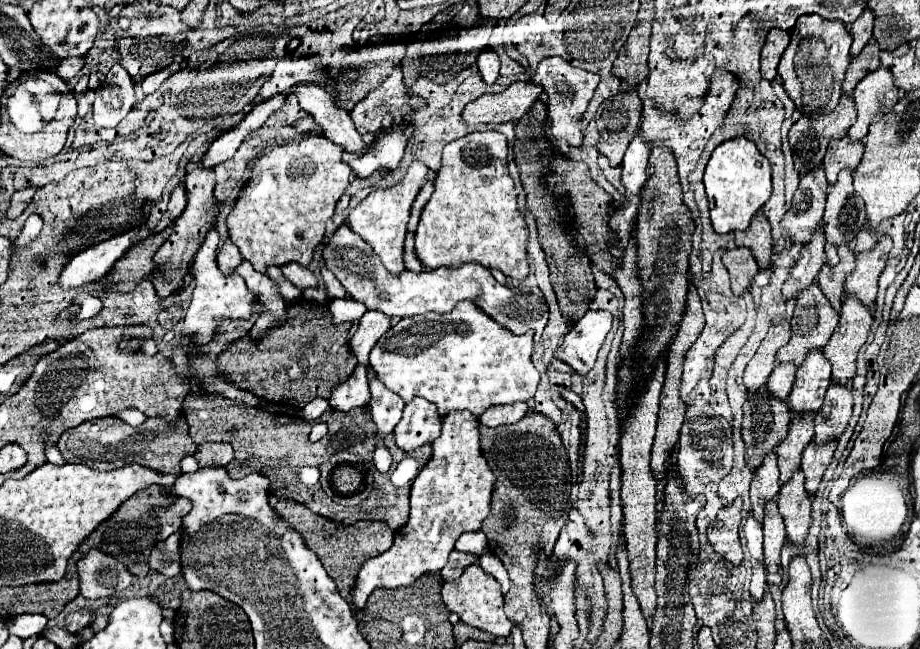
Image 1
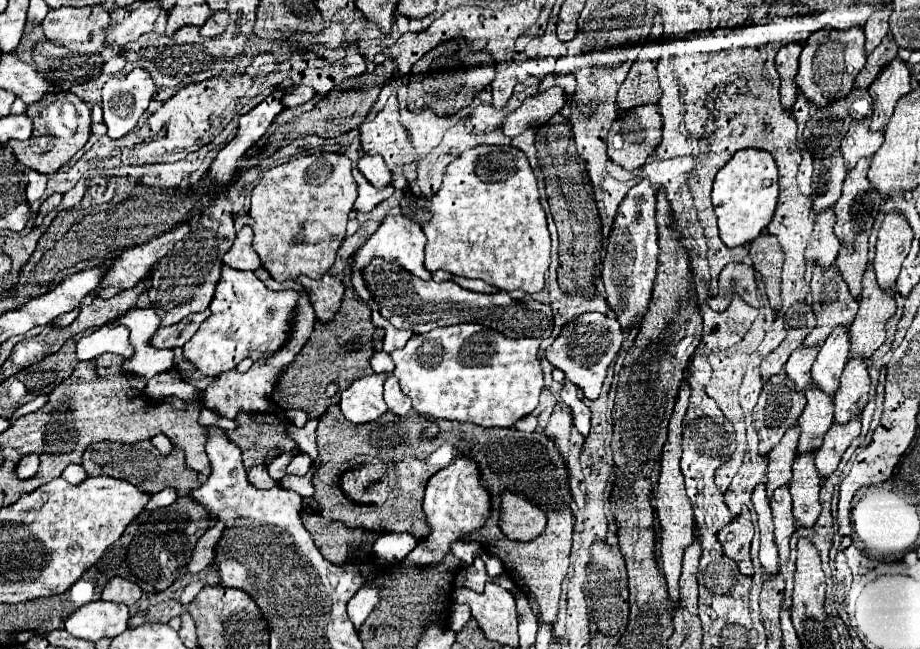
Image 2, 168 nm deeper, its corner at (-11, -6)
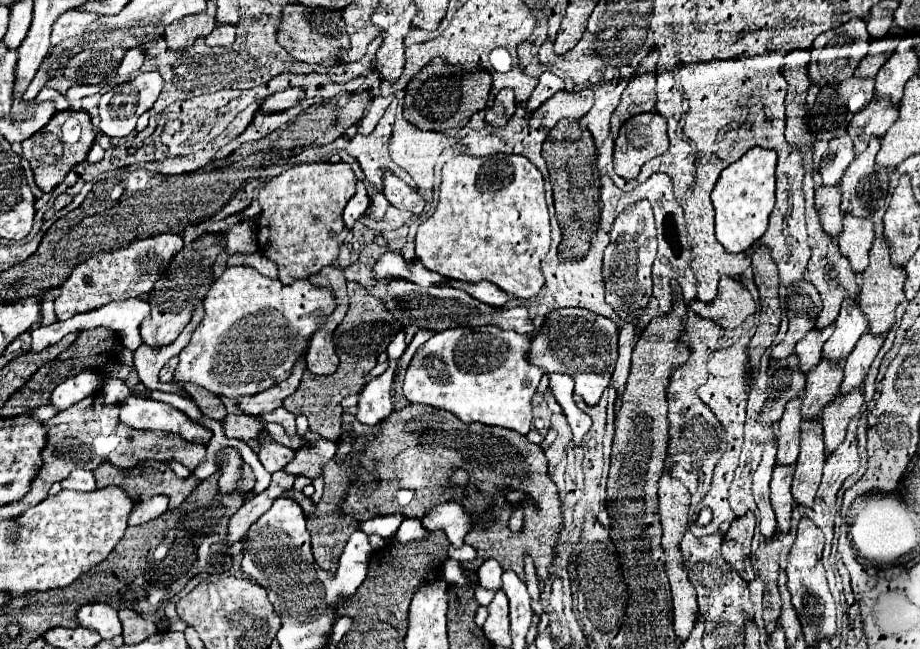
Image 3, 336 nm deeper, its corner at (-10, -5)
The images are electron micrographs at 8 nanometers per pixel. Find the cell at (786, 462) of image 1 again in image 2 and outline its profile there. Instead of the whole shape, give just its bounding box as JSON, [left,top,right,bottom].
[797,384,833,454]

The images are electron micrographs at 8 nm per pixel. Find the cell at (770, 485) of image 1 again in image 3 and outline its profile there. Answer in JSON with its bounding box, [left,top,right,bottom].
[778,393,804,465]

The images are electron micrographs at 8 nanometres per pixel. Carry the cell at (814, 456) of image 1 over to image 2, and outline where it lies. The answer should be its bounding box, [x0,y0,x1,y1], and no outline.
[815,418,861,478]

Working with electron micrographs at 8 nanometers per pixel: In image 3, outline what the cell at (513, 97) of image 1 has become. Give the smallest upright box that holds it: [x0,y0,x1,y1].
[530,89,594,127]

